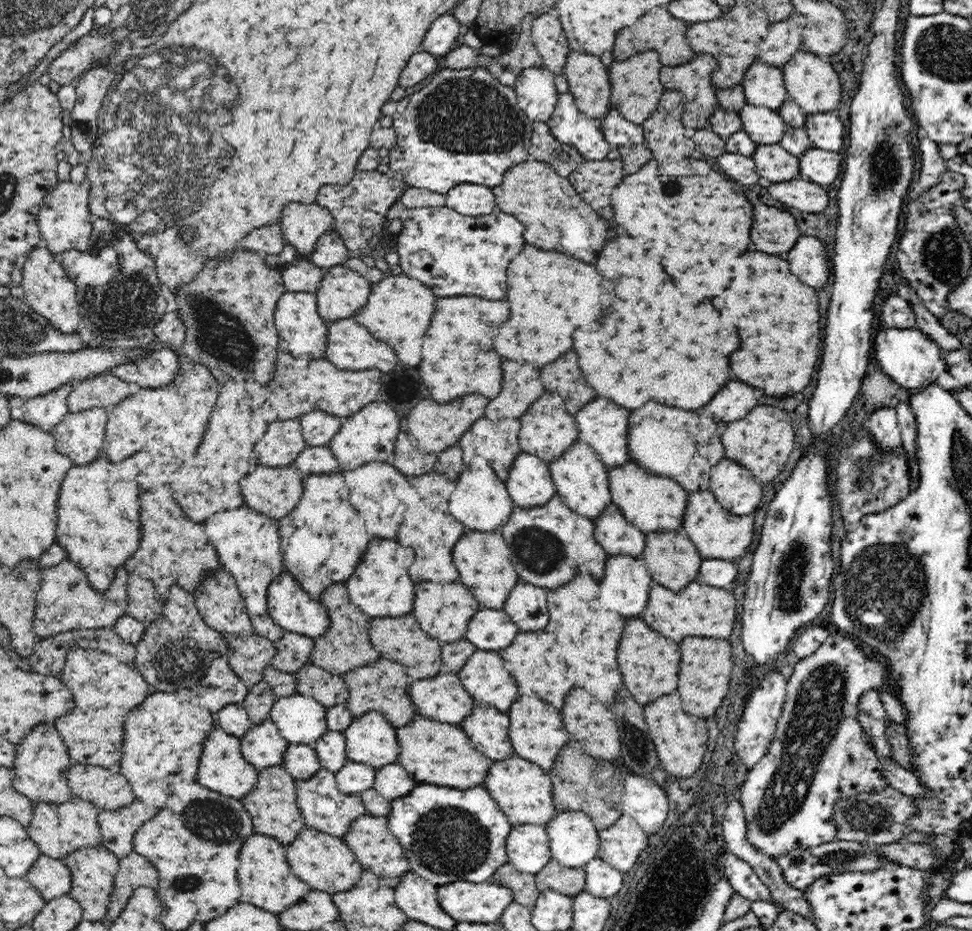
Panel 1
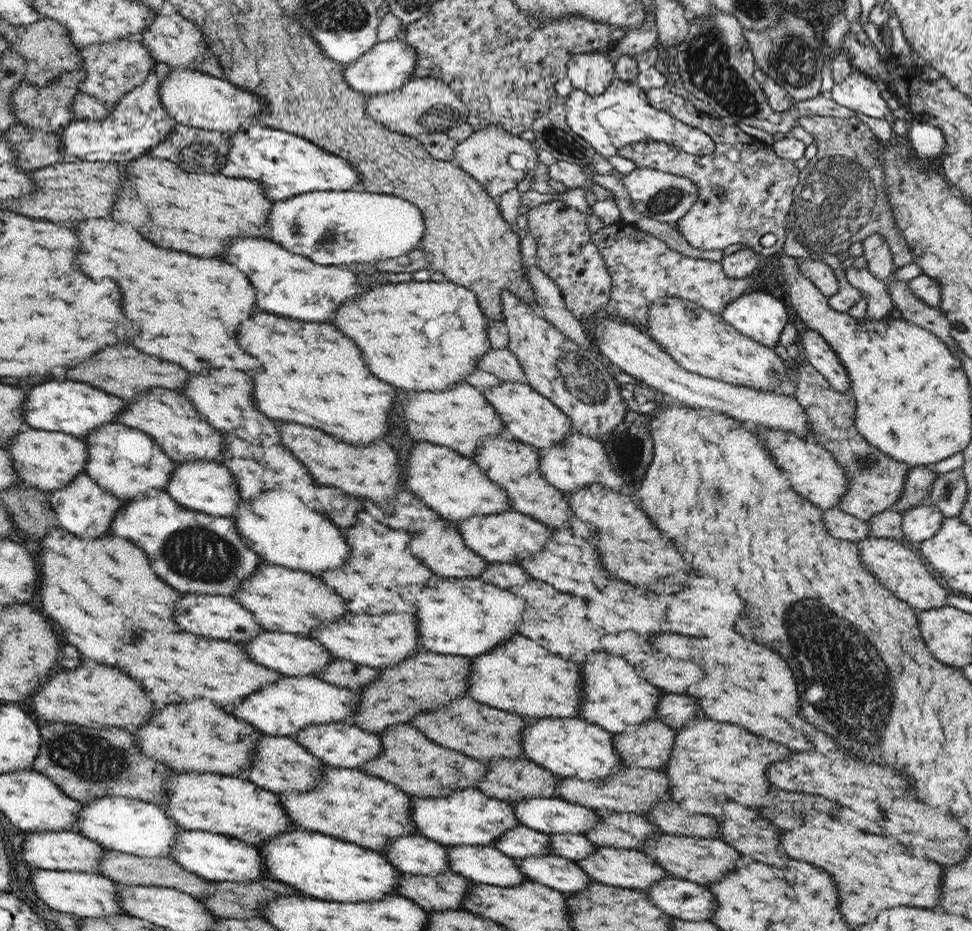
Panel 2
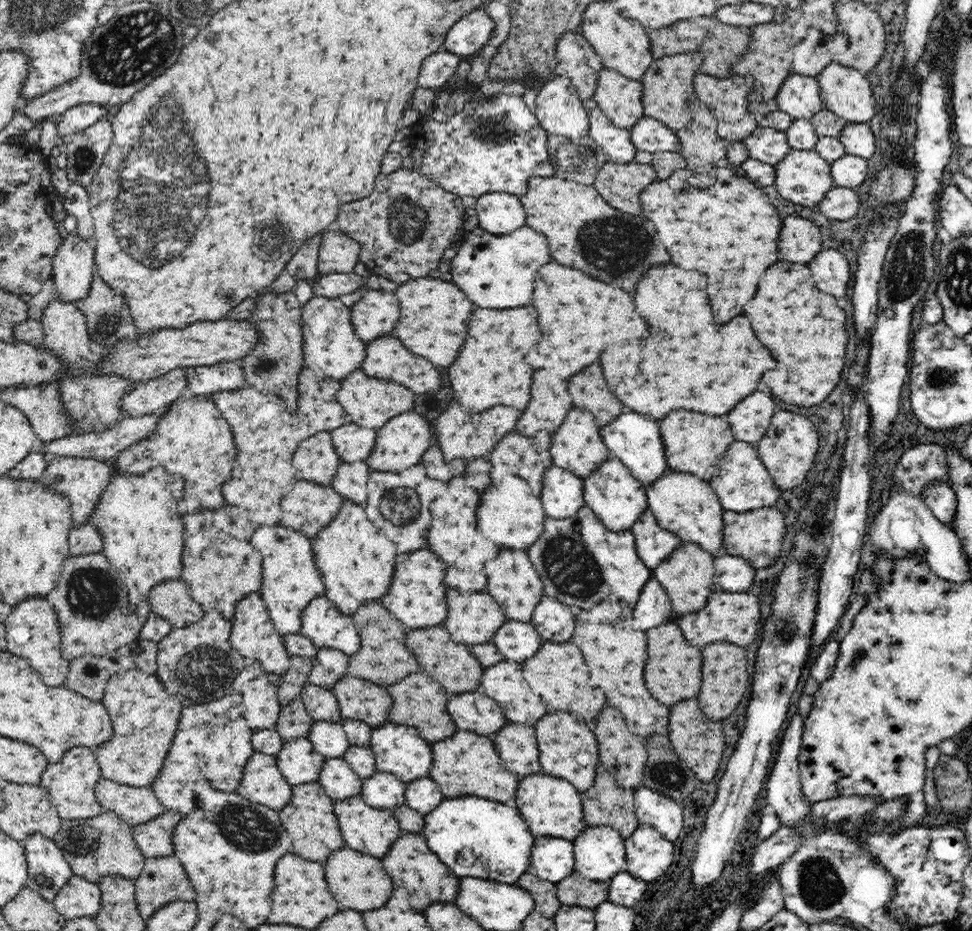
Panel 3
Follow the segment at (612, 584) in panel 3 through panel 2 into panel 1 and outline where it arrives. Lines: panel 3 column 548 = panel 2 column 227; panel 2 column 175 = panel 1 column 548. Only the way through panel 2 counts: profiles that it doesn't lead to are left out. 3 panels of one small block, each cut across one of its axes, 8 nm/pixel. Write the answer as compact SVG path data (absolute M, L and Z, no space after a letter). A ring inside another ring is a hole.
M556 493L540 507L513 507L500 533L510 549L520 580L545 589L567 583L578 573L591 574L599 581L609 556L593 537L593 520L572 511Z

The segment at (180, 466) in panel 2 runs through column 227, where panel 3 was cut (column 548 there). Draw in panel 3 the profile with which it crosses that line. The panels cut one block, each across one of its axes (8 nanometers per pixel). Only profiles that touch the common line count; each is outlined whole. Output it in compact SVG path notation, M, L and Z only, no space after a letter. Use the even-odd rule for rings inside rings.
M552 464L544 471L539 498L547 518L569 518L585 506L583 479Z

